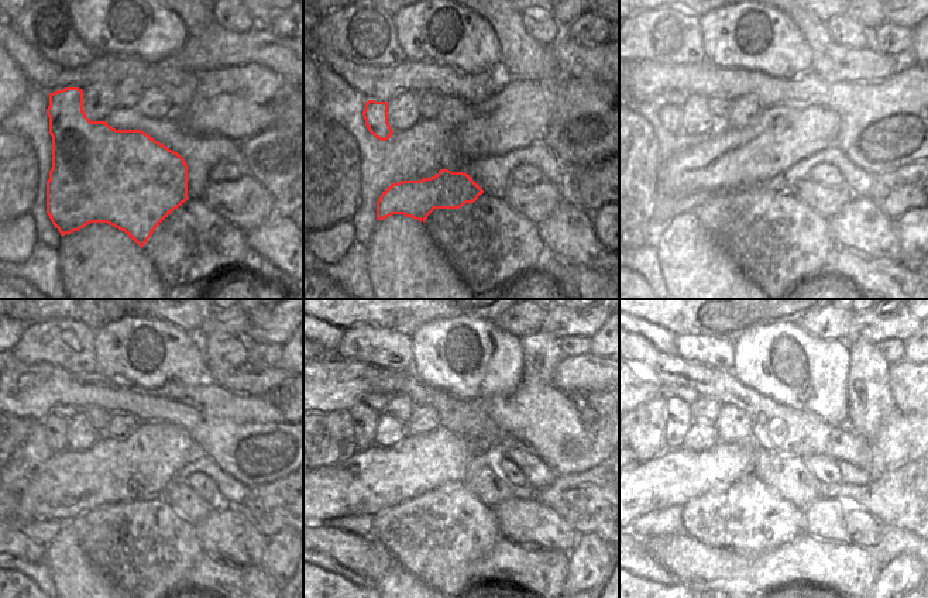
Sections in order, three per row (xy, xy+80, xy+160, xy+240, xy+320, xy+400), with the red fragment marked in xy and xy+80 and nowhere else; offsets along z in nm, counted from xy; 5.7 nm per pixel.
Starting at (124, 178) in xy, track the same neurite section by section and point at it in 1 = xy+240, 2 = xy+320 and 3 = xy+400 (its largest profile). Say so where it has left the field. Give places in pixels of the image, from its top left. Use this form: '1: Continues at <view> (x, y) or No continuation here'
1: Continues at xy+240 (54, 426)
2: Continues at xy+320 (364, 419)
3: Continues at xy+400 (677, 416).

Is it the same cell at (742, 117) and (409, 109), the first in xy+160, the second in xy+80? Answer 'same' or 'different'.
different

